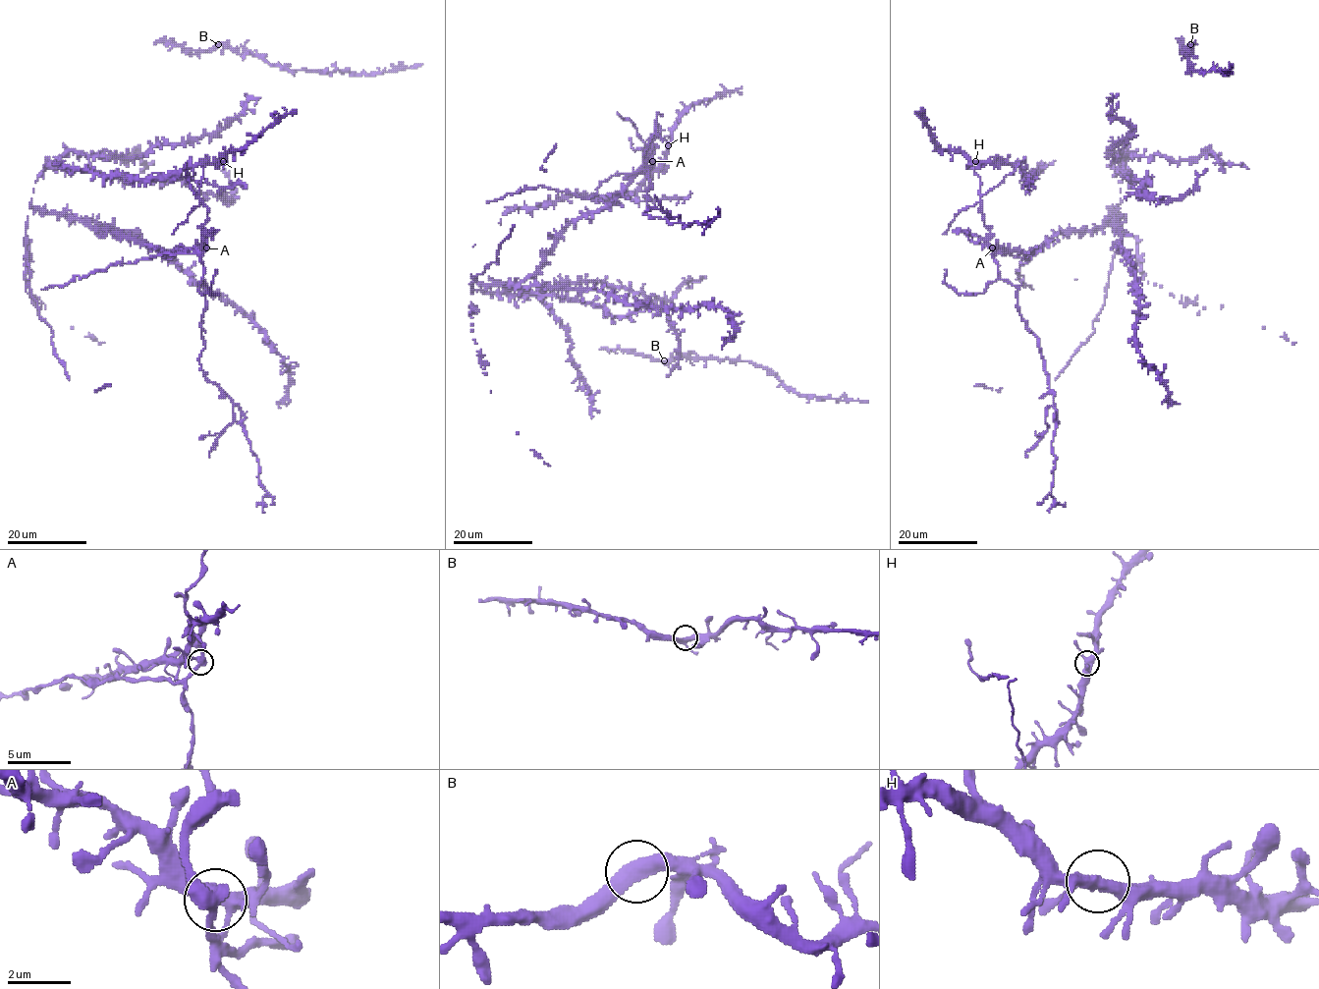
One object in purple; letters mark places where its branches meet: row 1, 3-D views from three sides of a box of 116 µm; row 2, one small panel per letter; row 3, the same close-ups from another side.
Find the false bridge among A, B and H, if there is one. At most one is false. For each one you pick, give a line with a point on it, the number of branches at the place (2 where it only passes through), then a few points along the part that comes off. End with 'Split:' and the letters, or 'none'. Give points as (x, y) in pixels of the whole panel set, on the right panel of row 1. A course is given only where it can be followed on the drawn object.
A: place (992, 247); branches 3; course (991, 248), (998, 276), (1016, 287), (1018, 310), (1038, 339), (1054, 395), (1051, 492), (1056, 503), (1049, 513)
Split: A

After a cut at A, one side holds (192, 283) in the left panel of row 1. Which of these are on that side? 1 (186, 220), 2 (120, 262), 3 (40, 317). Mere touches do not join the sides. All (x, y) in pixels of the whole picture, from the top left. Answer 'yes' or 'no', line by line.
1: no
2: no
3: yes

